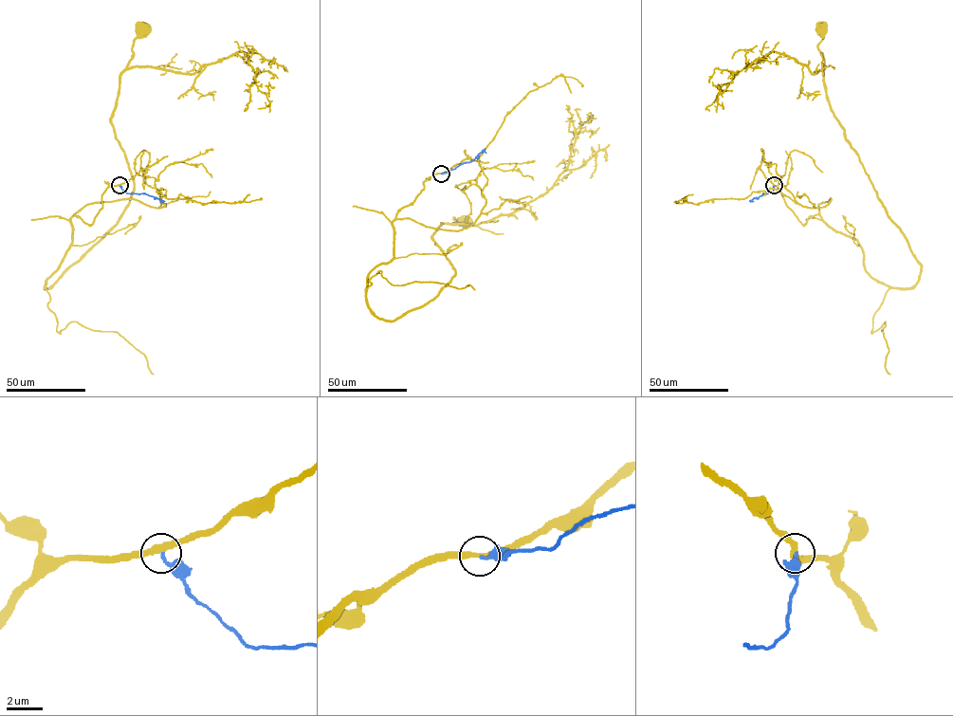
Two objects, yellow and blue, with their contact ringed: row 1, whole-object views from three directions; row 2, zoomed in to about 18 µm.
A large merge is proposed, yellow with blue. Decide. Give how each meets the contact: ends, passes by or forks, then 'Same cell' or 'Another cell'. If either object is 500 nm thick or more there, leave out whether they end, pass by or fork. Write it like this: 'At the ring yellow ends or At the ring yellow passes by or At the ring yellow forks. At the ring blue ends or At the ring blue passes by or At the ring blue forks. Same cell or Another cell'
At the ring yellow passes by. At the ring blue ends. Another cell

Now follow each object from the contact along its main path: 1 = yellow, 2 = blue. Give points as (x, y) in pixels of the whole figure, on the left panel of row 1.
1: (119, 185), (91, 225), (71, 218), (72, 241), (45, 287), (131, 197), (111, 117), (141, 30)
2: (119, 185), (127, 193), (146, 193), (164, 201)

